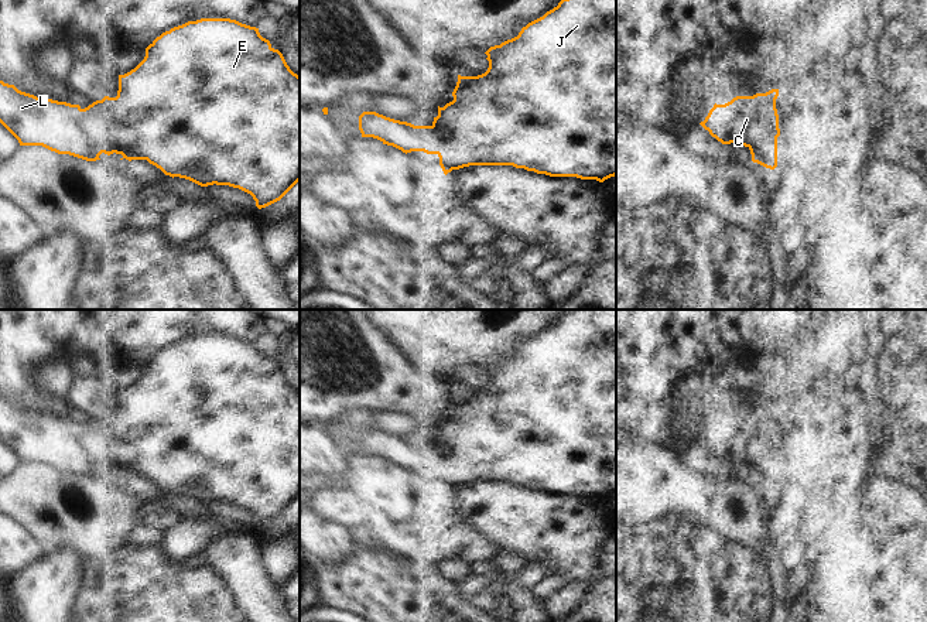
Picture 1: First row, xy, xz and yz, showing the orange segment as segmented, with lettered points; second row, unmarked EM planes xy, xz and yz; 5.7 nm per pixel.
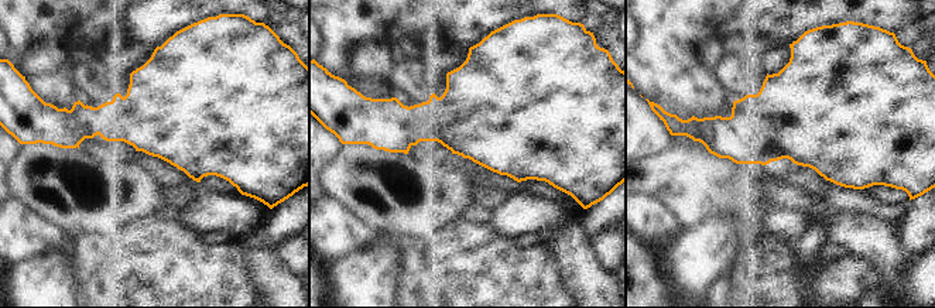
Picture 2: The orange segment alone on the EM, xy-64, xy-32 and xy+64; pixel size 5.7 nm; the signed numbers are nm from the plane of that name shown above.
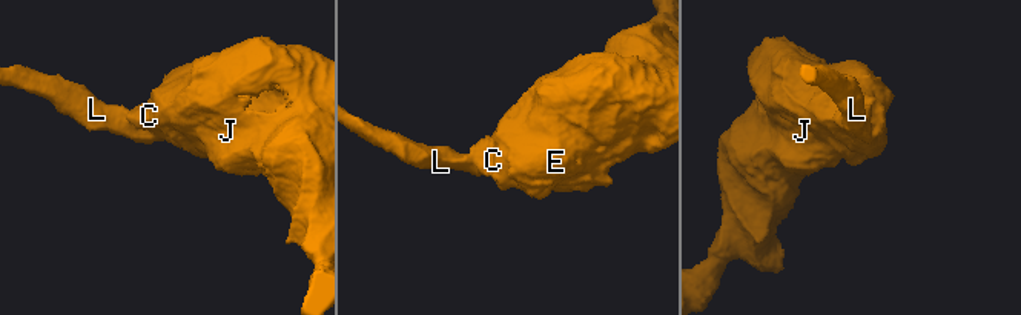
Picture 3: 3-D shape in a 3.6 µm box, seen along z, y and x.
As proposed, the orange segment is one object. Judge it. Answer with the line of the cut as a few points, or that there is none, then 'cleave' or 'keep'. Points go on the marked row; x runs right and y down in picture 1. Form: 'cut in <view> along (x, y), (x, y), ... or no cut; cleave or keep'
no cut; keep

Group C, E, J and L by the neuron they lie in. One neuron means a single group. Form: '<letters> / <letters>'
C E J L

